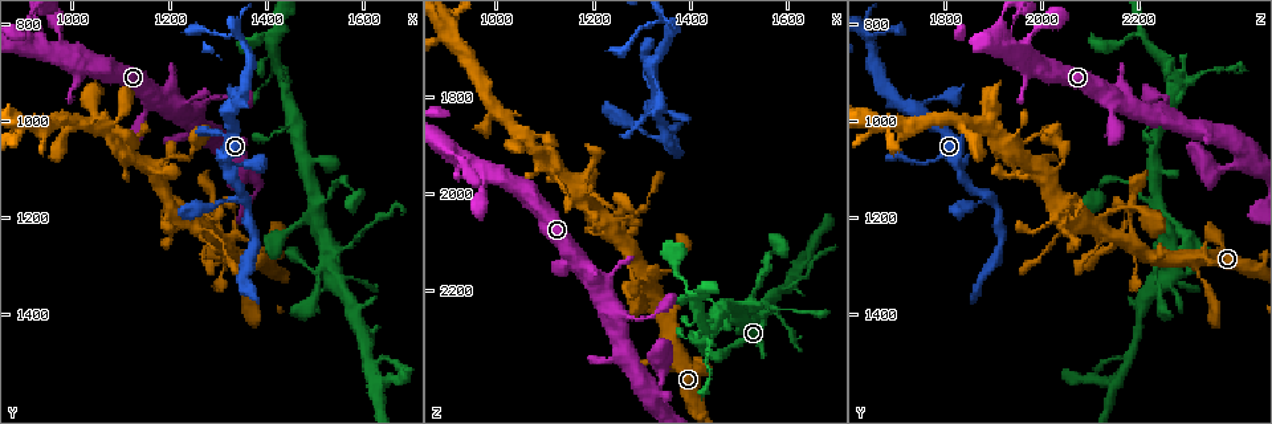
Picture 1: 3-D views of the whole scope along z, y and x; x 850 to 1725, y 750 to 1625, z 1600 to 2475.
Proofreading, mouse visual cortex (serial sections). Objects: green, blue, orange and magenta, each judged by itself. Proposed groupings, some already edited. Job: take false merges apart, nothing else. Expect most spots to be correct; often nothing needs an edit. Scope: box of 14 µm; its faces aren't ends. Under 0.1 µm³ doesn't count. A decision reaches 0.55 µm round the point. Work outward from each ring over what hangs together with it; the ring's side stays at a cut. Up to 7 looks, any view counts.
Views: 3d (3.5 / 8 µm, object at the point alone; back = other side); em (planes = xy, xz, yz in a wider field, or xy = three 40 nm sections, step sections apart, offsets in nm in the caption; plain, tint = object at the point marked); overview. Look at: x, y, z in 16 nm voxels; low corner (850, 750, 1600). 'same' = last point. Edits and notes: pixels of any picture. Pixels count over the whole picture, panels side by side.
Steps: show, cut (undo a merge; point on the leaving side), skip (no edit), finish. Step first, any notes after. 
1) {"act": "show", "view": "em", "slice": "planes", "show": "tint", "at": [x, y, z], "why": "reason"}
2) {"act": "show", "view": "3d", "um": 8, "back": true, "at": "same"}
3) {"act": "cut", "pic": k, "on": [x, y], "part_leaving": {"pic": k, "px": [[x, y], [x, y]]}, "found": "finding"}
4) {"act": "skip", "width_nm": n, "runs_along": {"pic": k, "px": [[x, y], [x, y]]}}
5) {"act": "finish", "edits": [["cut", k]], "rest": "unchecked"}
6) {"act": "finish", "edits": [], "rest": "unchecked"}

{"act": "show", "view": "3d", "um": 8, "back": true, "at": [1240, 1190, 2060]}

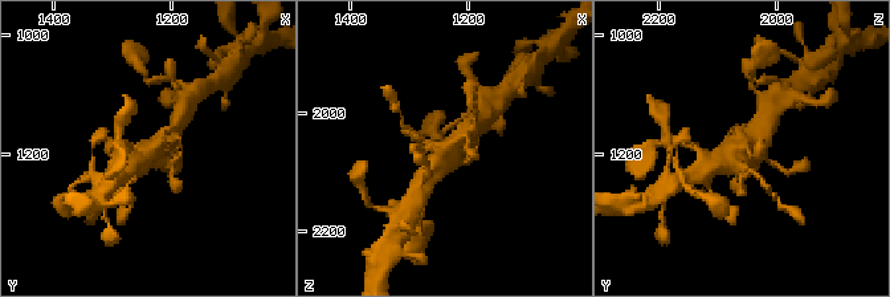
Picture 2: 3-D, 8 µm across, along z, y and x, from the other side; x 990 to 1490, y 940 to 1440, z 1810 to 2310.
{"act": "show", "view": "3d", "um": 3.5, "back": true, "at": [1235, 1195, 2060], "why": "zoom in"}

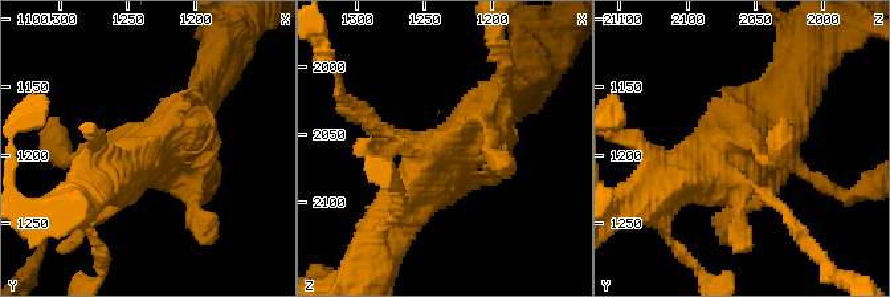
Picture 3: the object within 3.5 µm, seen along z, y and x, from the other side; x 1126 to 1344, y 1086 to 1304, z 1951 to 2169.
{"act": "show", "view": "em", "slice": "xy", "step": 1, "show": "tint", "at": [1238, 1194, 2062], "why": "need the tissue"}

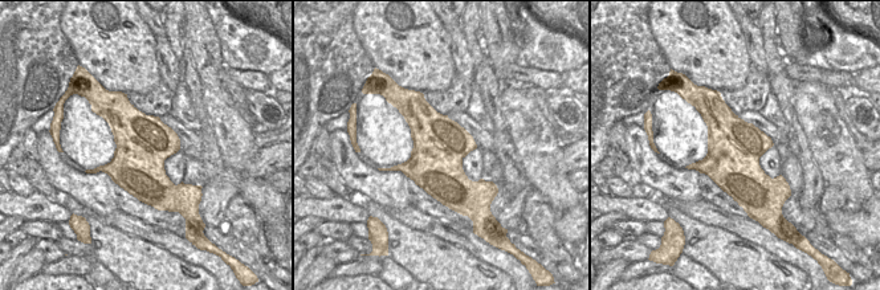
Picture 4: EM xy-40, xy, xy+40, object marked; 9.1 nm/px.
{"act": "skip", "runs_along": {"pic": 3, "px": [[399, 218], [497, 98]]}, "found": "one cell here"}

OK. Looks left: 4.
{"act": "show", "view": "em", "slice": "xy", "step": 2, "show": "tint", "at": [1290, 1180, 2185], "why": "arms part here"}

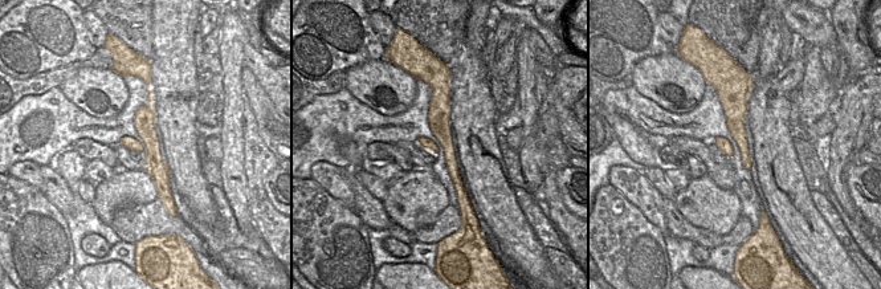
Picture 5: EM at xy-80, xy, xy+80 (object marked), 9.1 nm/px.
{"act": "show", "view": "3d", "um": 3.5, "at": "same"}

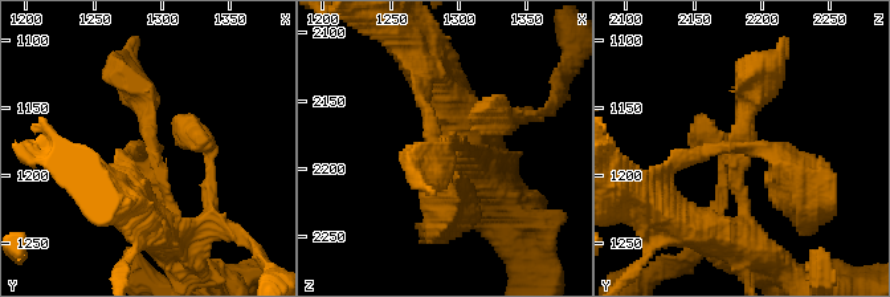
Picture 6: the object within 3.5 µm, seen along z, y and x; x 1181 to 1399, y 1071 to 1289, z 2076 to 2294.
{"act": "skip", "runs_along": {"pic": 6, "px": [[743, 239], [737, 149], [774, 153], [800, 190]]}, "found": "all the same cell"}

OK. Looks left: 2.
{"act": "show", "view": "3d", "um": 3.5, "at": [1055, 1000, 1885], "why": "small branch off a trunk"}

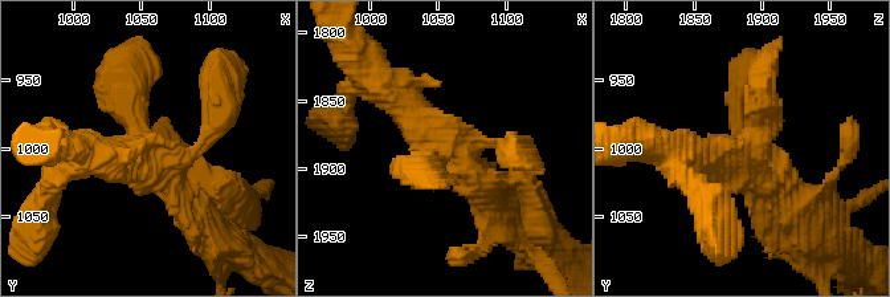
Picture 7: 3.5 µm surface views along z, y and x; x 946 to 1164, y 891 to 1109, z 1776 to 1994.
{"act": "show", "view": "em", "slice": "xy", "step": 5, "show": "tint", "at": [1054, 1006, 1880], "arms": 4, "arm_widths_nm": [150, 400, 400, 450]}

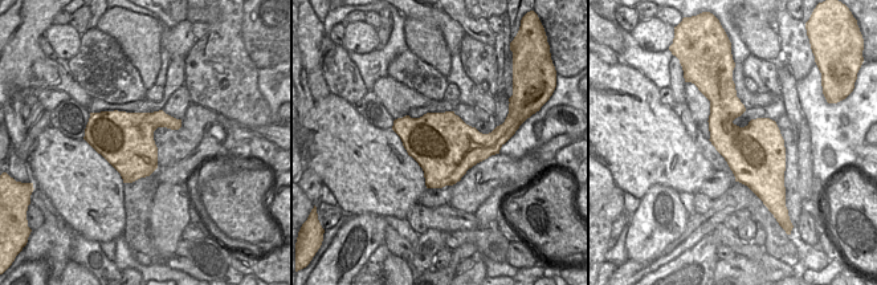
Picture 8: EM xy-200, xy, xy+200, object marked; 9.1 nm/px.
{"act": "skip", "found": "continuous, no second cell"}

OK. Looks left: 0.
{"act": "finish", "edits": [], "rest": "unchecked"}

